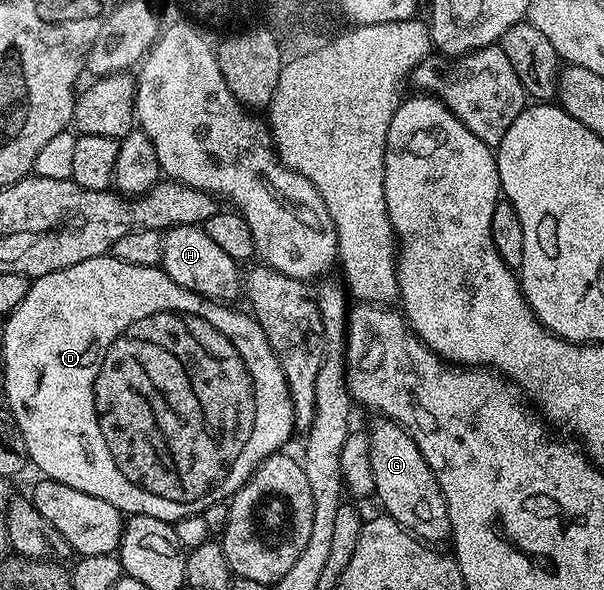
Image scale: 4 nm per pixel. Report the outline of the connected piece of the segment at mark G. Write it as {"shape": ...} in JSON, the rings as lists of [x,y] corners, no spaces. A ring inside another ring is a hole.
{"shape":[[[383,416],[373,417],[372,427],[366,433],[370,440],[370,468],[374,472],[374,494],[384,505],[383,513],[393,518],[405,530],[429,543],[440,544],[452,532],[448,505],[442,496],[442,488],[430,472],[430,464],[418,452],[418,444],[397,422]]]}

